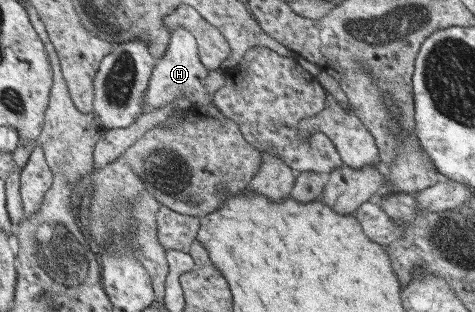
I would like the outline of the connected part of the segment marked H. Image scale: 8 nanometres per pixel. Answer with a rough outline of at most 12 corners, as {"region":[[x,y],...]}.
{"region":[[169,33],[142,115],[176,98],[210,104],[194,36]]}

